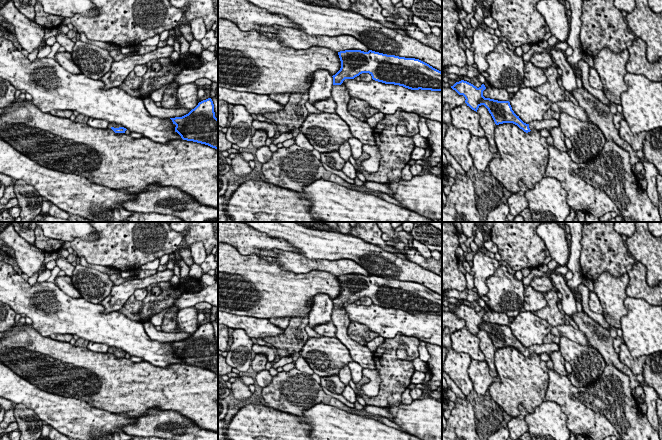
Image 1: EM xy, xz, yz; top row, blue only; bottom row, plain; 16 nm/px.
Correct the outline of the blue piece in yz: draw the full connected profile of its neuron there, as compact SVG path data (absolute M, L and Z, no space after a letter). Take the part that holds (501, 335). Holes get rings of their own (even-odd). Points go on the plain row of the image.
M461 304L456 306L453 310L451 310L451 312L459 319L463 319L465 321L465 327L472 334L477 336L478 332L481 329L484 329L488 333L496 349L513 347L526 357L531 354L541 355L542 353L547 353L550 356L552 352L560 351L559 344L555 343L543 343L540 345L530 346L529 348L524 347L519 340L514 337L509 325L498 325L485 322L483 320L483 315L486 313L484 308L477 312L473 308Z

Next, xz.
M345 274L338 276L338 279L341 285L341 292L332 300L331 321L336 327L336 338L348 348L353 361L357 362L363 369L375 370L374 354L366 345L361 345L349 337L347 330L351 321L347 312L342 309L345 303L354 303L362 297L369 297L373 304L385 308L399 309L411 314L442 315L442 296L419 283L387 279L372 274L368 276Z

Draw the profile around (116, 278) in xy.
M138 270L131 271L131 274L127 278L122 278L120 274L113 274L110 276L110 279L114 283L114 285L120 285L123 284L126 281L134 280L134 277L138 275Z

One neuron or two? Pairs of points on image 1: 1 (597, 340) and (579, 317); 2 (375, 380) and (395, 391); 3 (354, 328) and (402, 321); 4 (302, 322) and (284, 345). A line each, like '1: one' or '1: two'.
1: one
2: two
3: two
4: one

